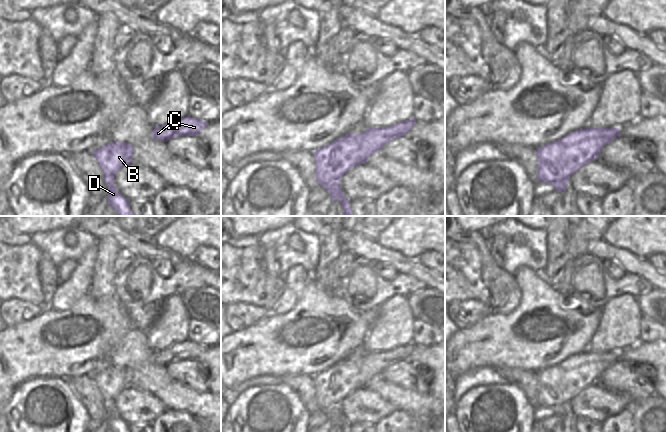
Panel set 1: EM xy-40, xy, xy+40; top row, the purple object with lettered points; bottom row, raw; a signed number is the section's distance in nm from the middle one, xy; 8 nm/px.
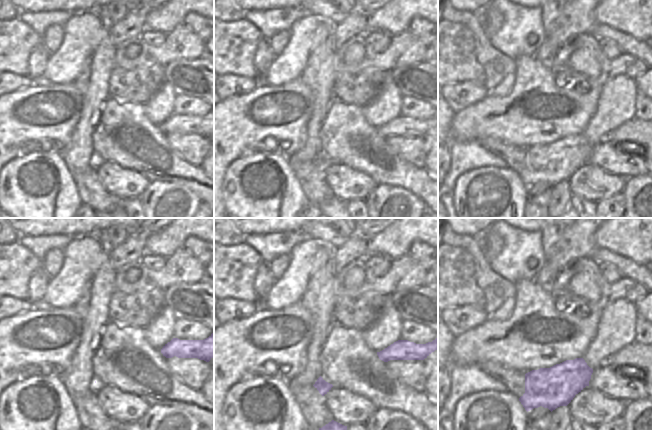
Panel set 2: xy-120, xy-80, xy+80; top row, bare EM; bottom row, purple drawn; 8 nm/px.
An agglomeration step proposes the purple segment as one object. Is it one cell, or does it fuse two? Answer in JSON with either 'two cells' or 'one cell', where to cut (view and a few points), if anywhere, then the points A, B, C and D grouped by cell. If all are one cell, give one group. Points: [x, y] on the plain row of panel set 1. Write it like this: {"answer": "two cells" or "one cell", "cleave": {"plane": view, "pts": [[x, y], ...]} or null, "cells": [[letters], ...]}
{"answer": "one cell", "cleave": null, "cells": [["A", "B", "C", "D"]]}

